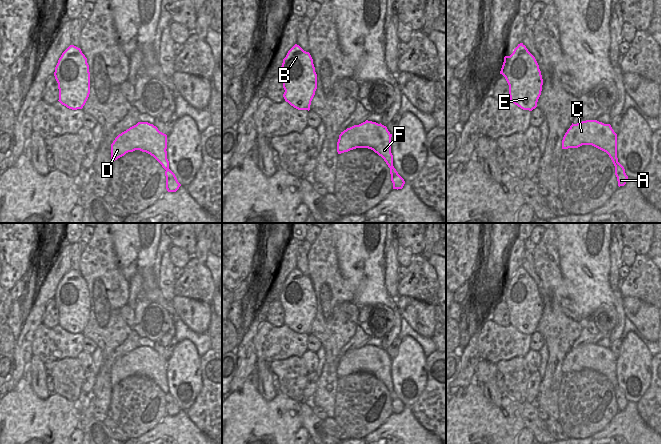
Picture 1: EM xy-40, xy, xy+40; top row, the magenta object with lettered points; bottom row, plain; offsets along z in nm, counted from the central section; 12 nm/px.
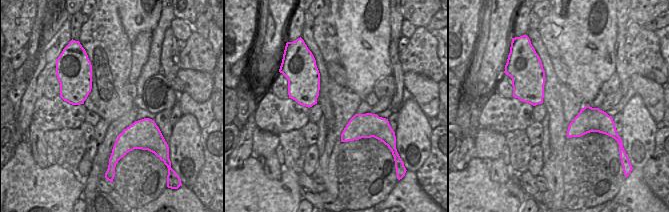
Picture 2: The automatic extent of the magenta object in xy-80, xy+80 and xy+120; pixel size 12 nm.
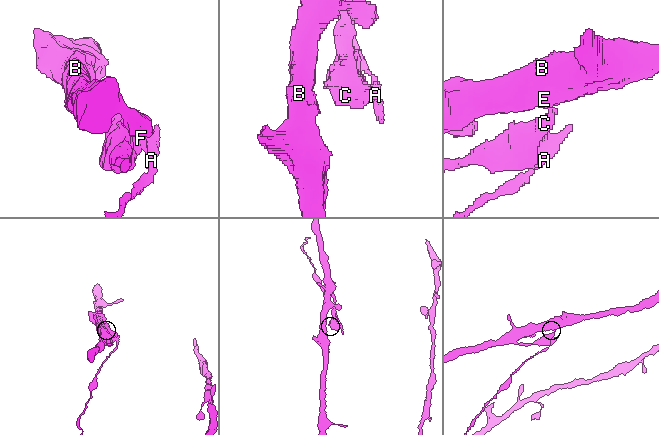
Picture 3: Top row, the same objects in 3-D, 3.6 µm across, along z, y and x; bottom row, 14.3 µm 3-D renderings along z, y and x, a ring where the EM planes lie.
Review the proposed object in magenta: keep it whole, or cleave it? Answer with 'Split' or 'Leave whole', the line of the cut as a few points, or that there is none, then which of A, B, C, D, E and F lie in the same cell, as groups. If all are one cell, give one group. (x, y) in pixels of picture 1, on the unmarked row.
Split. Split along xy+40 (618, 386), (615, 390). Groups: A / B C D E F

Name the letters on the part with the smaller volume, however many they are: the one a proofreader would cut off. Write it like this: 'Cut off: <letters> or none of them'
Cut off: A

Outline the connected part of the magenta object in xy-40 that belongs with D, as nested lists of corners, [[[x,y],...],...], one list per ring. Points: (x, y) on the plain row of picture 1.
[[[138,346],[119,358],[111,368],[111,384],[114,386],[128,376],[140,374],[153,380],[165,394],[167,383],[167,359],[148,346]]]

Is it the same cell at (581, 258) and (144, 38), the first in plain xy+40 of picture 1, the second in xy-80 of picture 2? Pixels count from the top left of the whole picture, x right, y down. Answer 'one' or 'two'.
two

